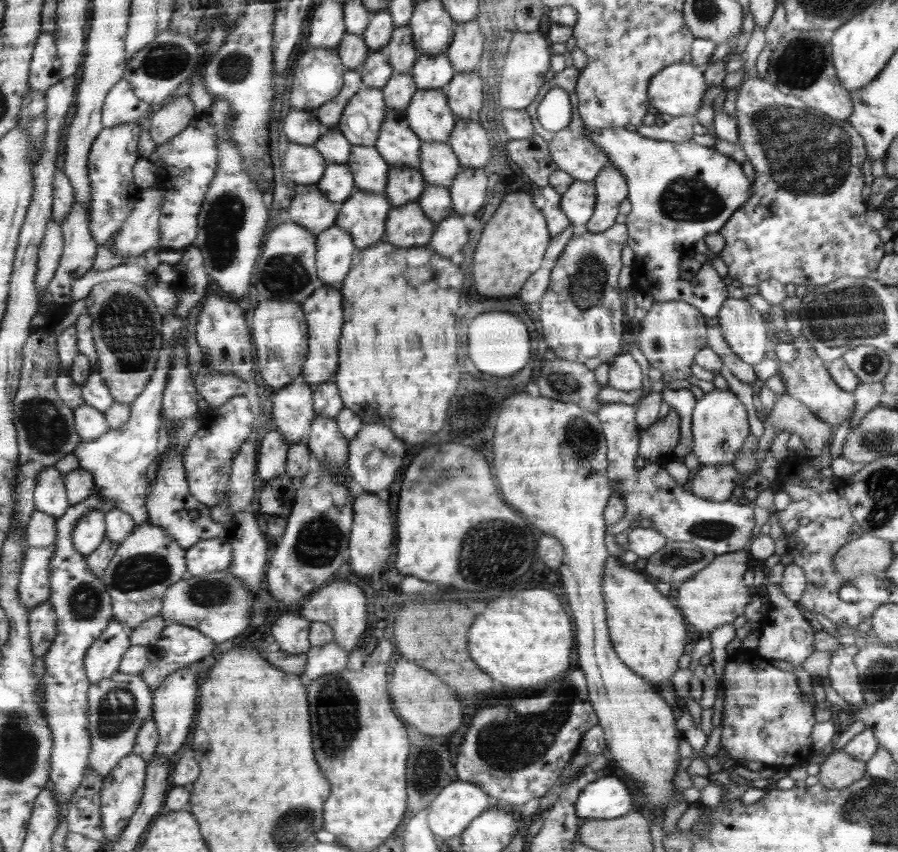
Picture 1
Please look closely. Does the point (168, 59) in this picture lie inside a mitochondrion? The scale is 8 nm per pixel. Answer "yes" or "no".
yes

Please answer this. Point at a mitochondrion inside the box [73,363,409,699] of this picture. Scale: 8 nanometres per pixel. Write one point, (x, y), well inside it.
(320, 540)

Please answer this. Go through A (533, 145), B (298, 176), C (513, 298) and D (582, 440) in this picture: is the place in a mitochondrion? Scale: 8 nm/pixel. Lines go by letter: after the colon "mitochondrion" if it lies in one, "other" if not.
A: other
B: other
C: other
D: mitochondrion

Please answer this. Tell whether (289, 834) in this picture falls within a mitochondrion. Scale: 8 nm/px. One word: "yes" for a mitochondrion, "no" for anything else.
yes

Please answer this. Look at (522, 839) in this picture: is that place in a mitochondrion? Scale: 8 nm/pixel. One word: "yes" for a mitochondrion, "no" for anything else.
no

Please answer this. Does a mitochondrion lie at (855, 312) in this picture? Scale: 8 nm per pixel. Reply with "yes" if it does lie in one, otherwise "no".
yes

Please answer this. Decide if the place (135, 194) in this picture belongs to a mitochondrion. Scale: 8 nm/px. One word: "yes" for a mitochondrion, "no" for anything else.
no

